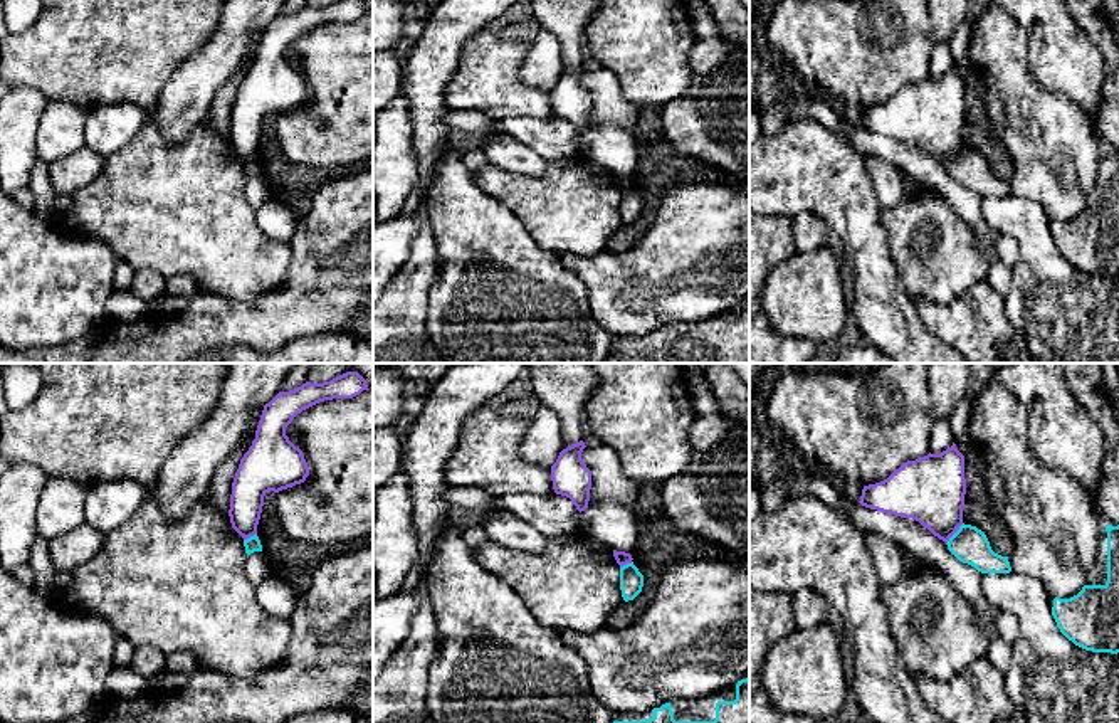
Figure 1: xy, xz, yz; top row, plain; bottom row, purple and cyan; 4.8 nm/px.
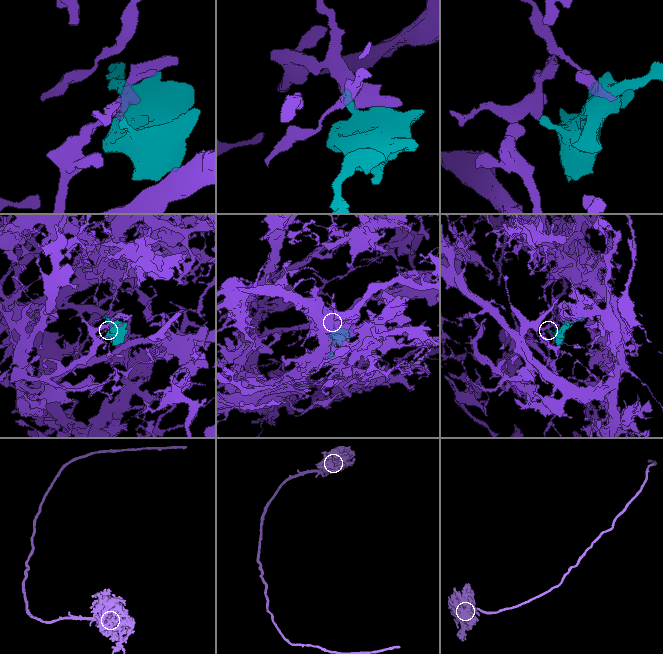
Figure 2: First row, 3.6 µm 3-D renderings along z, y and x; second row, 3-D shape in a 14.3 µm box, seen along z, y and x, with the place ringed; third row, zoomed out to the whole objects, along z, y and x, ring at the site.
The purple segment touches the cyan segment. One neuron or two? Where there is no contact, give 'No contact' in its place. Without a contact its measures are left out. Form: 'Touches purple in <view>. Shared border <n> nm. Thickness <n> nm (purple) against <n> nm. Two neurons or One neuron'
Touches purple in yz. Shared border 130 nm. Thickness 320 nm (purple) against 180 nm. Two neurons

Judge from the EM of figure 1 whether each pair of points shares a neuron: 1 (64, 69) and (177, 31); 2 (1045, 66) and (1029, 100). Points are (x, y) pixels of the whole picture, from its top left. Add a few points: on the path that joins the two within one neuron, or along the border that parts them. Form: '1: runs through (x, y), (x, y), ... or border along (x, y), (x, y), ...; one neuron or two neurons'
1: runs through (93, 59), (99, 58), (128, 31), (148, 31); one neuron
2: border along (1027, 44), (1030, 74), (1072, 101); two neurons

